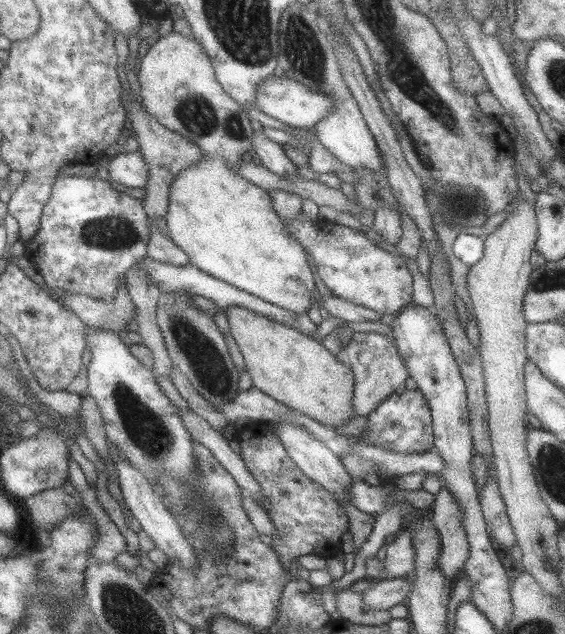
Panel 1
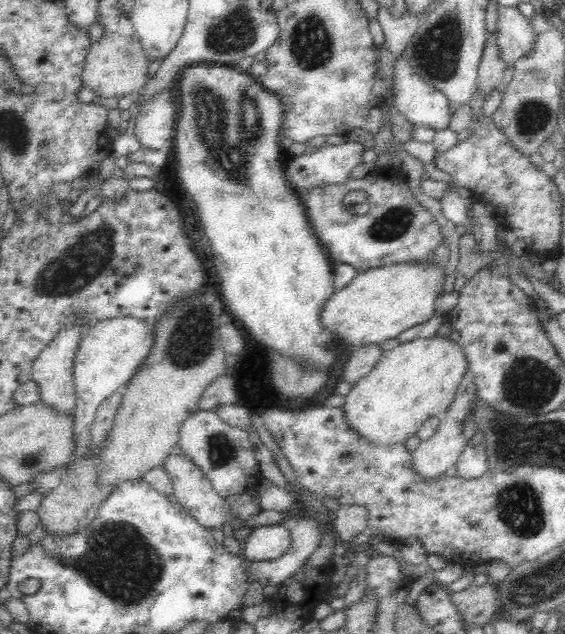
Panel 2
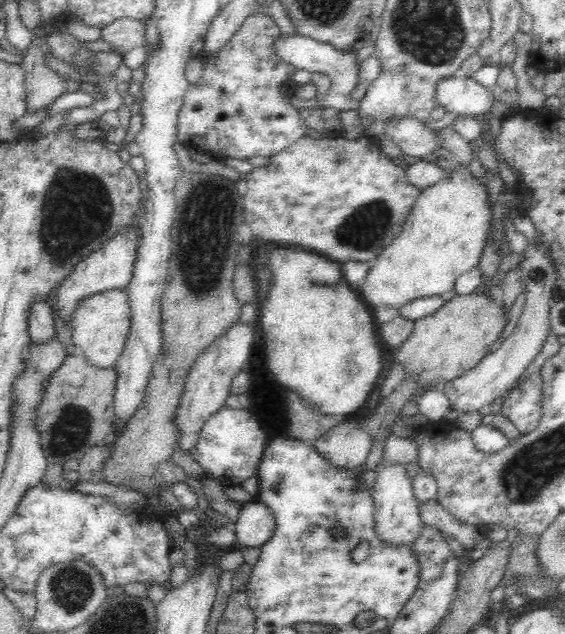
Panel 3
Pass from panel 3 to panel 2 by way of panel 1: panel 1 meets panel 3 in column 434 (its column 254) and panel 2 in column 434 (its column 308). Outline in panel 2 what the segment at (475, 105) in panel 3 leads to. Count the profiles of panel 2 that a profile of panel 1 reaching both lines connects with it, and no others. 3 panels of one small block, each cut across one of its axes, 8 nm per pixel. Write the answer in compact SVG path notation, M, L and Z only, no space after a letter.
M405 51L394 58L393 64L393 103L404 120L409 120L413 125L425 125L434 130L444 130L450 122L450 109L448 99L440 91L430 87L414 70L411 62L408 62Z

